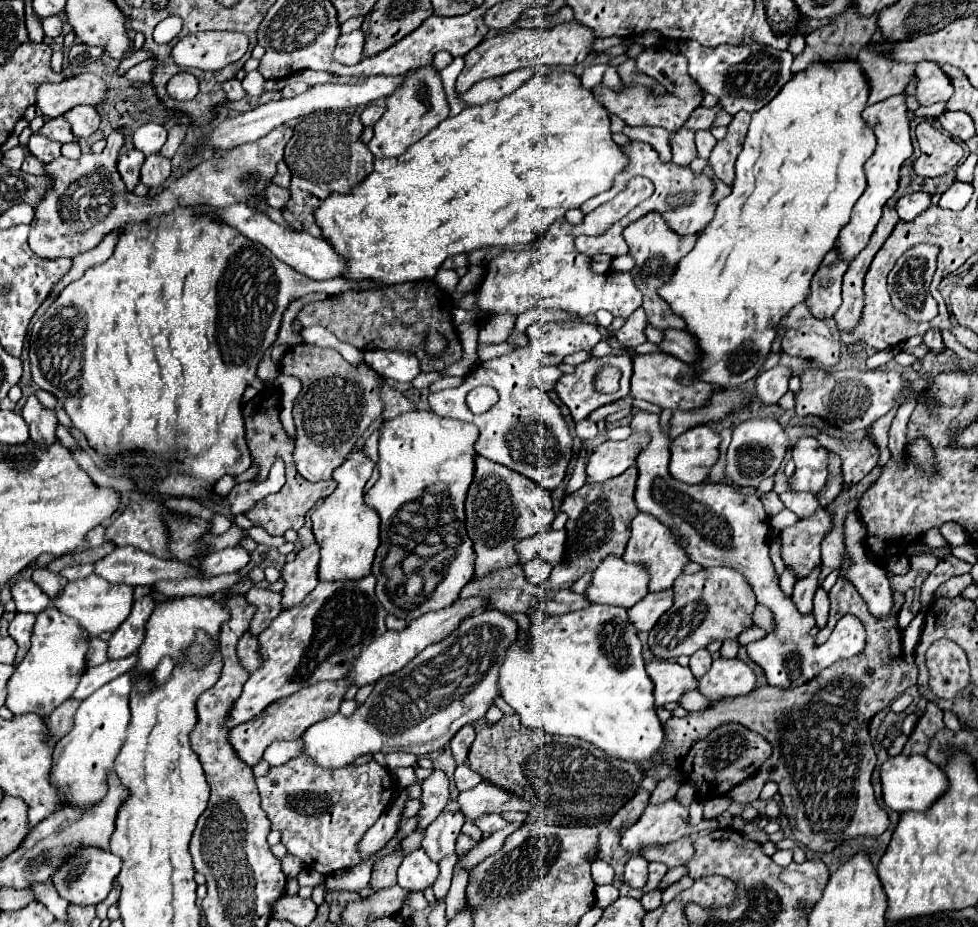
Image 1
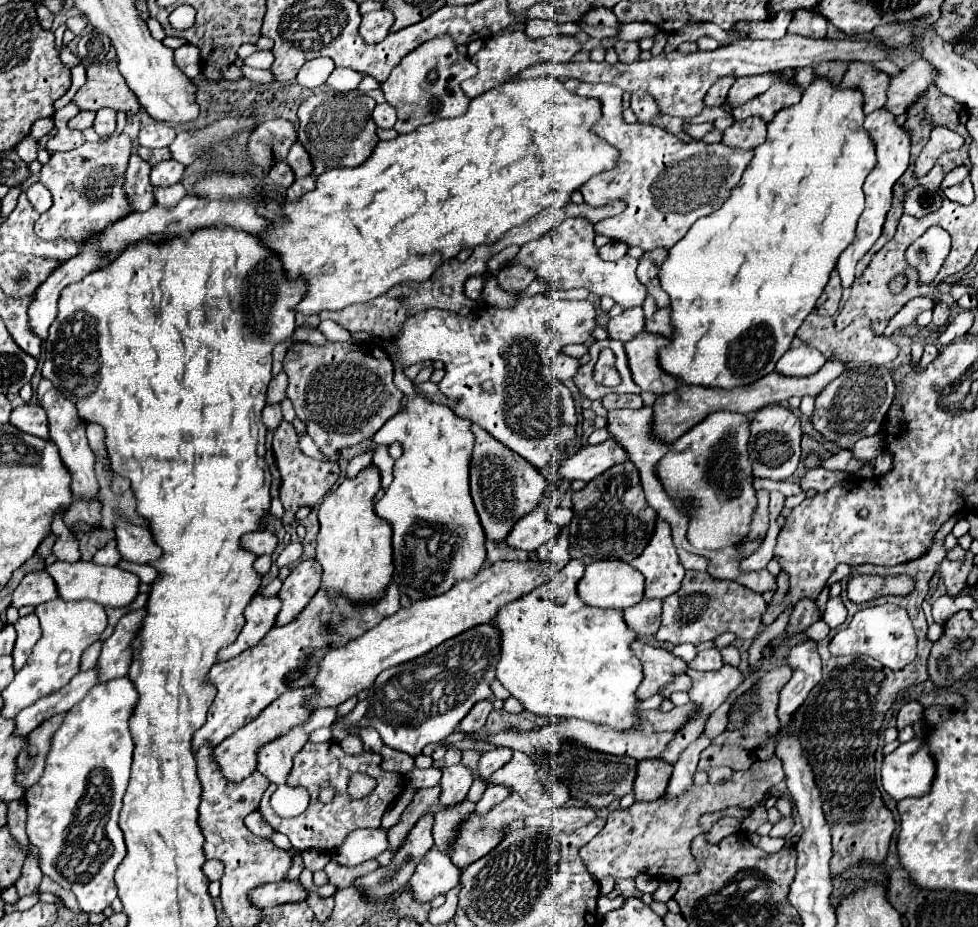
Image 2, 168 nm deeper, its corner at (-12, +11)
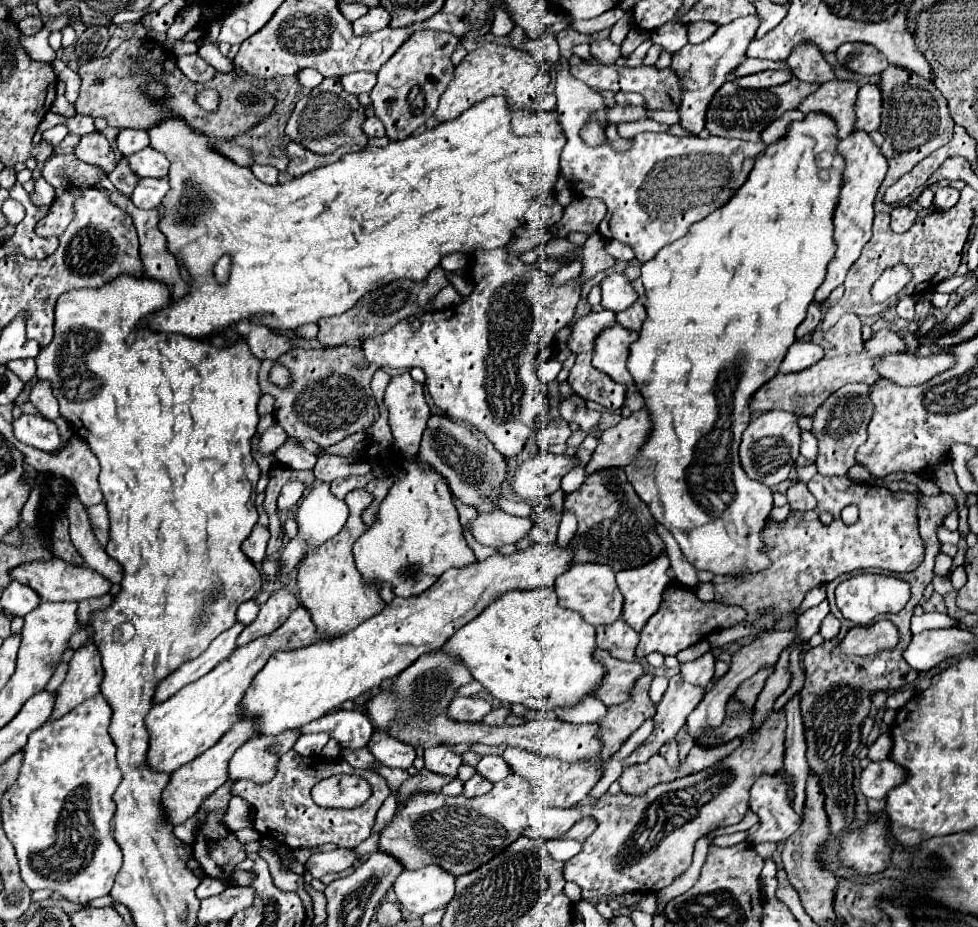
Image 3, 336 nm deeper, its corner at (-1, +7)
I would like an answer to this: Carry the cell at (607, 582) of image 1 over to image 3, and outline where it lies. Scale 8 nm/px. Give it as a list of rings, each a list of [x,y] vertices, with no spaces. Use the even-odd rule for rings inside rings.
[[[580,563],[580,565],[572,565],[566,573],[556,577],[554,583],[556,595],[558,595],[558,603],[560,607],[568,607],[572,611],[578,611],[582,615],[582,619],[594,627],[598,625],[608,625],[614,623],[620,615],[622,615],[622,595],[616,587],[616,579],[614,579],[614,571],[608,565],[600,565],[600,563]]]

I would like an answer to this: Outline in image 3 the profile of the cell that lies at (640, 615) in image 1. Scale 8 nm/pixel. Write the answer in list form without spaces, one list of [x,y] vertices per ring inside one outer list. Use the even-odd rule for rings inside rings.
[[[620,619],[608,627],[596,629],[596,645],[620,661],[634,661],[634,649],[638,645],[638,639],[640,633],[636,633]]]

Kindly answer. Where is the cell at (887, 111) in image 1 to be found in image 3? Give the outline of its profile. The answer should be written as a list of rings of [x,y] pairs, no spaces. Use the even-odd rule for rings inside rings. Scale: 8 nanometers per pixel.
[[[854,131],[848,135],[848,139],[838,143],[838,153],[844,157],[846,165],[844,165],[844,183],[842,183],[842,191],[840,191],[840,199],[836,203],[836,211],[834,211],[834,243],[836,243],[836,255],[834,259],[828,263],[828,273],[824,283],[818,287],[814,301],[822,303],[828,299],[828,295],[844,283],[848,269],[854,265],[854,261],[860,257],[860,251],[864,249],[864,245],[870,241],[872,235],[872,219],[874,219],[874,197],[876,191],[886,175],[888,163],[882,157],[880,149],[872,143],[870,135],[864,131]]]

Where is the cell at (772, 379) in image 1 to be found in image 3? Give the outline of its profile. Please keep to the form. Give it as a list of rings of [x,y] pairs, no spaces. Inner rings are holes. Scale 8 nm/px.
[[[796,341],[792,343],[786,359],[780,365],[782,373],[796,373],[802,371],[814,363],[818,363],[824,357],[824,349],[812,341]]]

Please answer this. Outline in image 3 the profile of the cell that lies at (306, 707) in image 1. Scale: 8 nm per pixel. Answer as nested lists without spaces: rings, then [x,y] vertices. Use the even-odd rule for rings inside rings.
[[[250,719],[234,723],[230,727],[230,731],[214,747],[210,747],[208,751],[204,751],[204,755],[196,757],[192,763],[186,763],[184,767],[180,767],[180,771],[174,771],[170,775],[170,781],[162,791],[162,807],[166,811],[168,823],[172,823],[174,827],[184,823],[188,817],[192,817],[200,809],[202,801],[208,795],[212,795],[220,785],[224,785],[228,781],[228,759],[234,755],[234,751],[240,745],[244,745],[250,737],[256,735],[256,729],[252,725],[254,723],[250,723]]]

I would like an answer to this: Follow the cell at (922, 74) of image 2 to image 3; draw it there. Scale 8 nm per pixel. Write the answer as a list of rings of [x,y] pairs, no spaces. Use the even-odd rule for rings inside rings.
[[[864,85],[858,89],[858,97],[856,97],[856,107],[854,107],[854,131],[876,131],[880,125],[880,107],[882,107],[882,99],[880,99],[880,89],[876,85]]]

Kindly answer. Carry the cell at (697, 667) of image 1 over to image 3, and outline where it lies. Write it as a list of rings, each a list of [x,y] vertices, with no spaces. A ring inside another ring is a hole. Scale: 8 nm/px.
[[[708,651],[700,659],[680,665],[680,675],[684,677],[684,681],[688,681],[692,685],[706,687],[710,683],[710,679],[714,677],[714,661],[716,661],[714,655]]]

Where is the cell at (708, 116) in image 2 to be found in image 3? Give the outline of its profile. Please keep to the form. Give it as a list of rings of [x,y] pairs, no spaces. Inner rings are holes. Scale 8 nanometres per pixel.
[[[646,107],[646,111],[648,111],[648,119],[652,119],[652,121],[666,123],[666,125],[678,123],[678,113],[676,111],[652,111],[650,107]]]

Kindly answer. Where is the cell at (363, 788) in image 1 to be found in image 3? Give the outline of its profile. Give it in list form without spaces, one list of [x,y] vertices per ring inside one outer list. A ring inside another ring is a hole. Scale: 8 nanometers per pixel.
[[[294,749],[284,753],[280,757],[280,763],[276,767],[276,775],[268,783],[252,783],[248,779],[238,779],[232,783],[232,795],[238,795],[246,799],[252,807],[252,827],[268,839],[274,839],[290,849],[300,849],[300,847],[316,847],[326,843],[336,843],[338,847],[356,847],[362,841],[366,841],[372,833],[376,813],[382,807],[384,799],[390,795],[388,783],[384,777],[372,771],[358,771],[350,767],[344,759],[322,759],[322,757],[302,757]],[[336,773],[358,773],[372,785],[372,797],[358,809],[352,811],[340,811],[340,809],[324,809],[318,807],[312,797],[310,789]]]

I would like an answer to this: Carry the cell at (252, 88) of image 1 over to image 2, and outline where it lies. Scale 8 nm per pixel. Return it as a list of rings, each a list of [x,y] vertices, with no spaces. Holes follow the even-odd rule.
[[[259,51],[259,53],[253,53],[251,57],[245,59],[245,65],[251,65],[251,67],[263,67],[263,69],[269,69],[271,63],[273,63],[271,51]]]

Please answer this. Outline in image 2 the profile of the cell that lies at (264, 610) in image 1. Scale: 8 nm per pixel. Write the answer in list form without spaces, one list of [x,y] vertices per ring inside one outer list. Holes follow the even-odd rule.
[[[255,593],[251,603],[245,609],[245,619],[247,619],[245,627],[241,629],[235,643],[219,651],[219,661],[227,661],[239,655],[241,651],[253,647],[255,643],[259,643],[259,639],[263,639],[263,635],[275,625],[277,613],[279,613],[279,595],[267,597],[267,595]]]

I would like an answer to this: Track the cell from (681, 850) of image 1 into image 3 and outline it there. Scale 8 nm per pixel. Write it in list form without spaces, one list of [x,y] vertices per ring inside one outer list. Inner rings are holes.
[[[774,709],[760,723],[758,729],[752,729],[742,737],[738,751],[732,751],[732,755],[728,755],[726,759],[722,759],[720,763],[716,763],[704,771],[698,771],[698,773],[668,781],[668,783],[654,785],[652,789],[648,789],[648,793],[644,793],[640,797],[634,797],[628,793],[618,793],[618,795],[606,793],[598,801],[584,805],[584,807],[554,809],[556,821],[554,821],[552,829],[556,827],[554,833],[558,833],[558,835],[566,833],[582,817],[592,817],[598,823],[596,831],[584,841],[582,853],[578,853],[578,857],[574,857],[566,863],[564,879],[580,885],[582,899],[586,899],[586,901],[594,899],[594,897],[624,895],[624,893],[632,893],[632,891],[656,893],[656,891],[664,889],[680,873],[684,873],[690,867],[694,843],[702,835],[710,833],[716,827],[734,825],[744,817],[744,813],[750,809],[748,807],[748,791],[750,791],[752,783],[762,773],[772,775],[772,773],[778,773],[782,767],[784,767],[784,709]]]

